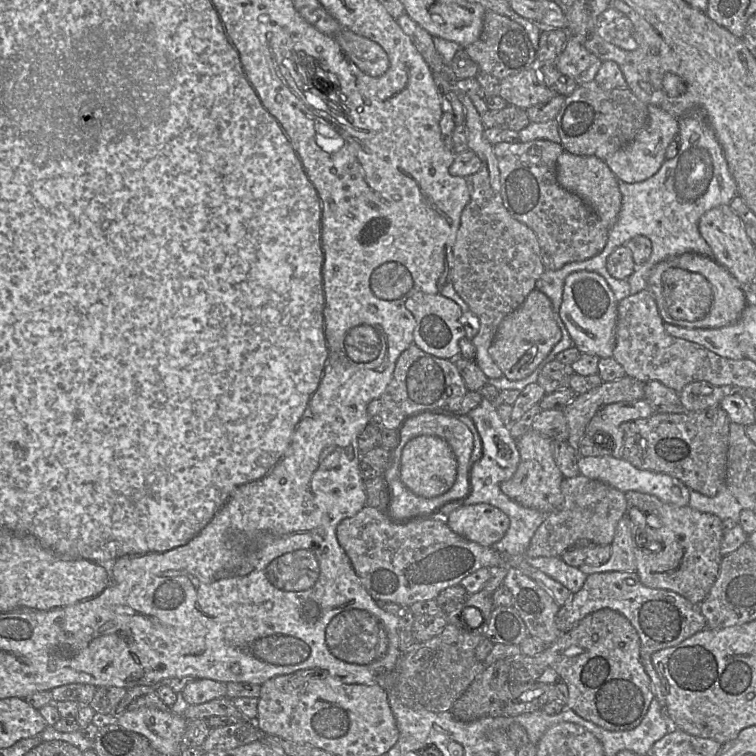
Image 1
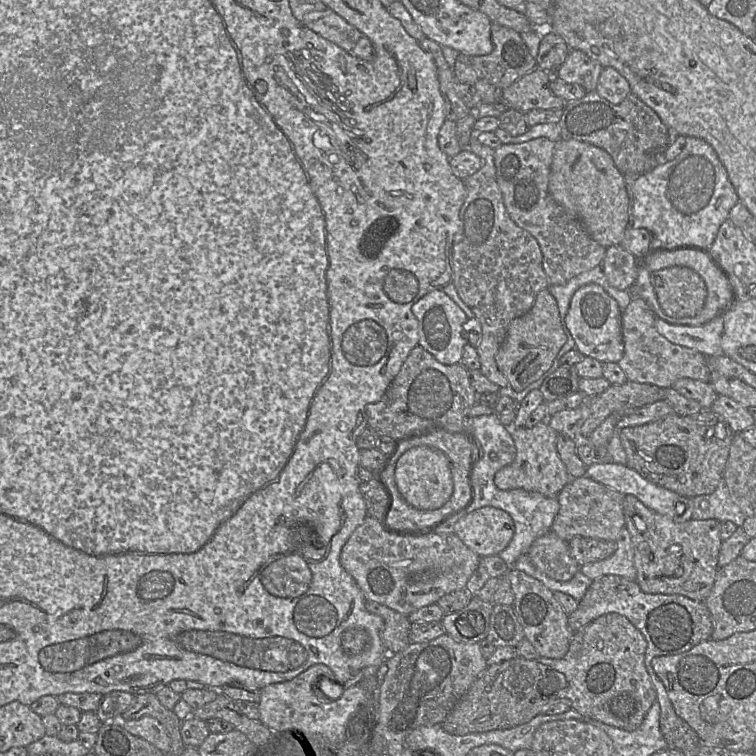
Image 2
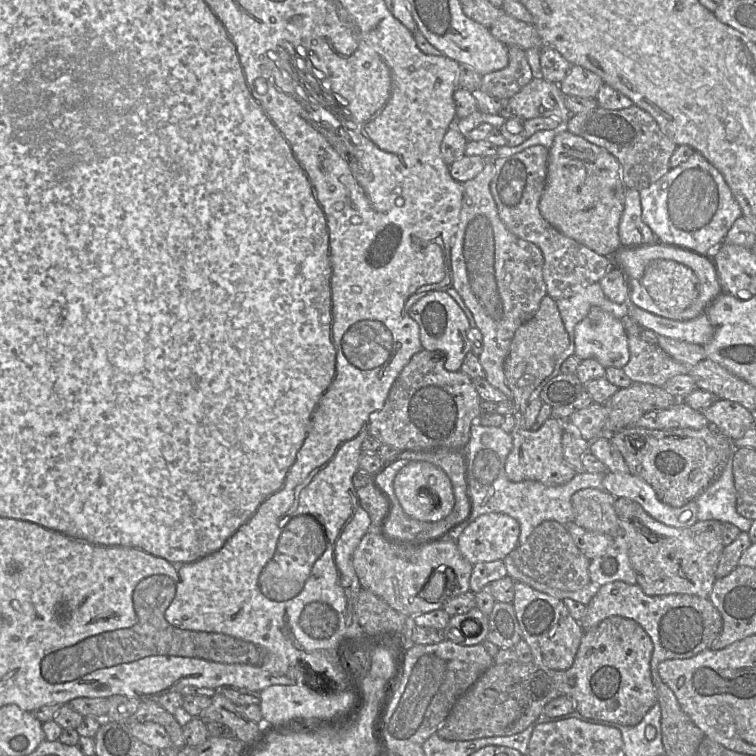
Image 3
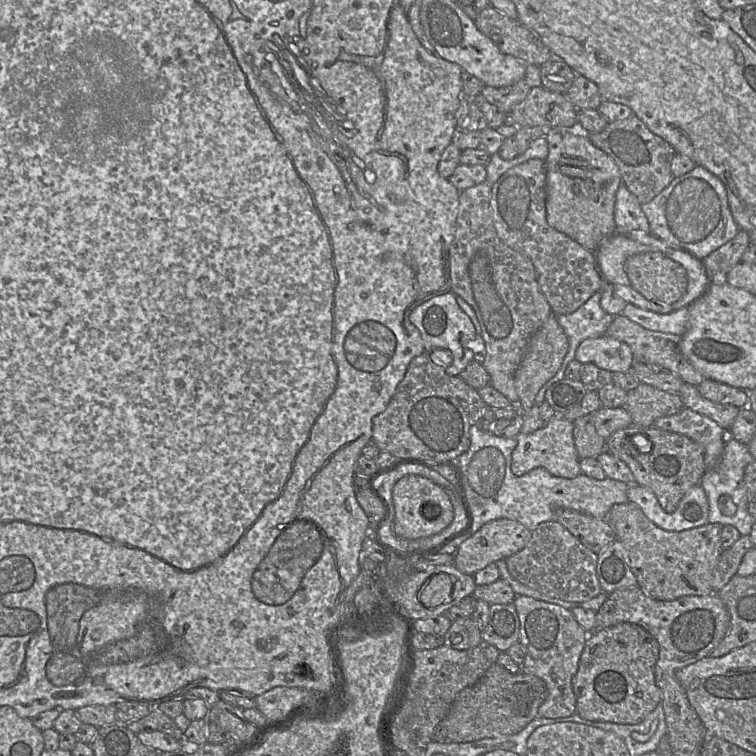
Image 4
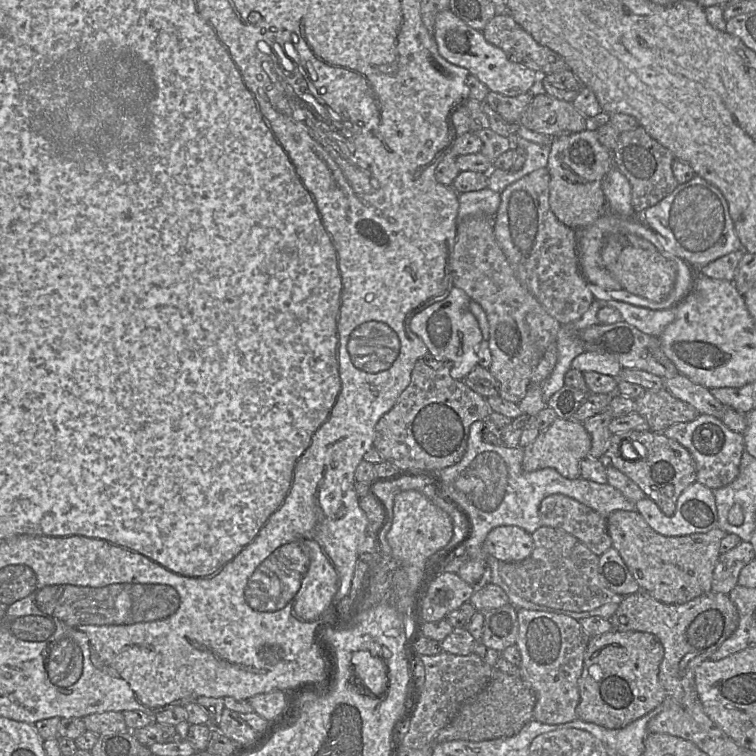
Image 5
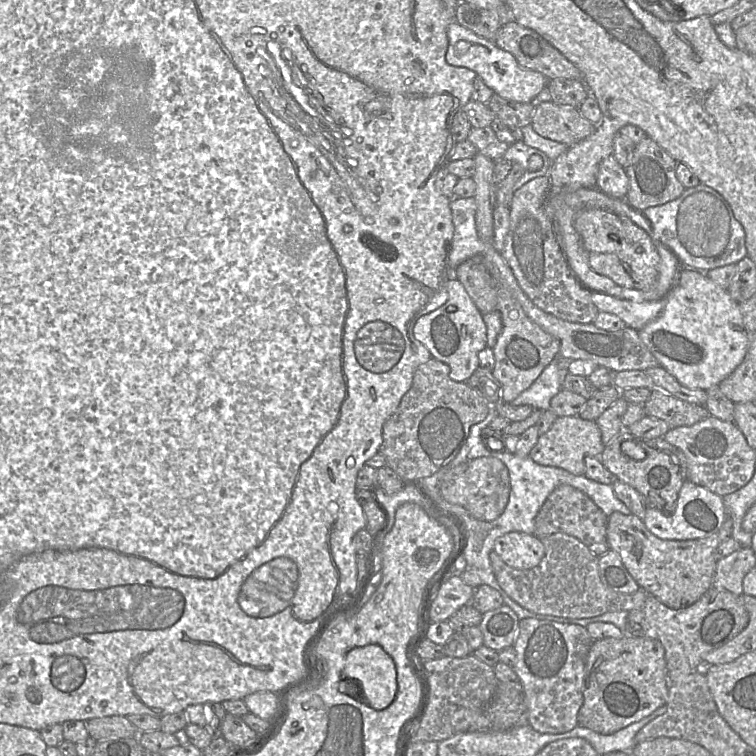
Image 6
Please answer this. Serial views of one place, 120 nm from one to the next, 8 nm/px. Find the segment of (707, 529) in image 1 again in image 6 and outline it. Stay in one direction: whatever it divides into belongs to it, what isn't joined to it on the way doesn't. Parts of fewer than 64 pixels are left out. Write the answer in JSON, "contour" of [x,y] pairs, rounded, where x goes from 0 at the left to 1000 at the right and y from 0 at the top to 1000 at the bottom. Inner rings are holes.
{"contour":[[[817,676],[804,683],[803,717],[816,730],[847,779],[870,791],[877,799],[890,806],[902,806],[918,799],[943,775],[947,757],[947,728],[959,714],[968,710],[970,689],[960,684],[952,700],[944,706],[914,714],[878,714],[861,705],[852,690],[839,680],[825,681]]]}

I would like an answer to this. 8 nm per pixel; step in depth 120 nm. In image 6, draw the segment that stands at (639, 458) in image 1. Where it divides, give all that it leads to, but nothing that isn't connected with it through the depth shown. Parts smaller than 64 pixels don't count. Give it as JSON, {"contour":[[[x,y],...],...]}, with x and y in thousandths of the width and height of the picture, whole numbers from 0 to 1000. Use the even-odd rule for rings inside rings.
{"contour":[[[823,569],[802,590],[794,603],[796,614],[813,634],[817,634],[847,651],[860,671],[878,680],[889,680],[902,642],[910,635],[909,607],[896,591],[884,586],[878,578],[853,582],[839,577],[829,569]],[[827,583],[839,585],[853,597],[849,608],[837,608],[824,602],[821,587]]]}

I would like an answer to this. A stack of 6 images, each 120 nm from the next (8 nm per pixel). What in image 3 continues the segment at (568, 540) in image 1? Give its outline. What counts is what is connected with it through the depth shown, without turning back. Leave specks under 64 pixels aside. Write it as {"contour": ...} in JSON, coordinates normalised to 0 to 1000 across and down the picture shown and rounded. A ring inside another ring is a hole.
{"contour":[[[772,646],[755,657],[759,692],[765,696],[802,708],[820,705],[820,694],[813,677],[813,663],[800,647]]]}

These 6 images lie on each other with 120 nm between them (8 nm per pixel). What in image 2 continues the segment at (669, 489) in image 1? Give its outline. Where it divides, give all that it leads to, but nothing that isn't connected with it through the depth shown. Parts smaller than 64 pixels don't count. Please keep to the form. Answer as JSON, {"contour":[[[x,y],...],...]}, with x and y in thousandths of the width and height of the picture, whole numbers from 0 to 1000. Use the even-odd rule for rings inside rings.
{"contour":[[[812,611],[787,612],[776,618],[775,628],[825,655],[839,655],[861,675],[881,683],[893,690],[897,689],[890,687],[890,684],[902,680],[911,667],[910,659],[860,638],[831,615]]]}

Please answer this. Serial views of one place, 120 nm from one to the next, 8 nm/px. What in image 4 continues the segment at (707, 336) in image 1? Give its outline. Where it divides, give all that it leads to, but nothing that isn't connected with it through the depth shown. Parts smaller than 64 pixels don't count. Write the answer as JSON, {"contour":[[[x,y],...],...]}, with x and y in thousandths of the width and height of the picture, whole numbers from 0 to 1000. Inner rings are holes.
{"contour":[[[829,401],[823,411],[823,417],[857,437],[896,444],[902,444],[907,439],[911,425],[909,406],[882,415],[873,415]]]}

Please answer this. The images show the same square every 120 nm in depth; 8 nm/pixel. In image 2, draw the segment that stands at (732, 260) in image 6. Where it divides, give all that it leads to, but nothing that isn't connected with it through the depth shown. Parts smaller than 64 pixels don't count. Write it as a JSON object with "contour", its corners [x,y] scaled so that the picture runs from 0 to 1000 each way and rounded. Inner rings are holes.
{"contour":[[[910,180],[903,200],[890,212],[870,217],[836,241],[837,265],[832,262],[832,299],[853,302],[862,311],[861,331],[921,327],[938,331],[952,298],[964,288],[976,257],[944,196],[933,185]]]}

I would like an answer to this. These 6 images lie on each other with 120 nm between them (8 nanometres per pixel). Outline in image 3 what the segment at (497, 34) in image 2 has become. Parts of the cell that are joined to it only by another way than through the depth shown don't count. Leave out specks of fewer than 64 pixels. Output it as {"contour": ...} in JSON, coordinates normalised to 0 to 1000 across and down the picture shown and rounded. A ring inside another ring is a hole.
{"contour":[[[684,61],[672,62],[672,86],[638,99],[635,119],[661,131],[675,131],[704,104],[702,89],[693,66]]]}

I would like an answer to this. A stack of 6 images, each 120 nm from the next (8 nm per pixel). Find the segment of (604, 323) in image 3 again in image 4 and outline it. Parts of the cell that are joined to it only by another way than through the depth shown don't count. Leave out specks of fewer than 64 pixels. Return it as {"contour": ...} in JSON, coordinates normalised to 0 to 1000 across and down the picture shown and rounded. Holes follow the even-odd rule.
{"contour":[[[803,443],[771,450],[762,463],[761,476],[807,492],[835,491],[839,480],[833,459]]]}

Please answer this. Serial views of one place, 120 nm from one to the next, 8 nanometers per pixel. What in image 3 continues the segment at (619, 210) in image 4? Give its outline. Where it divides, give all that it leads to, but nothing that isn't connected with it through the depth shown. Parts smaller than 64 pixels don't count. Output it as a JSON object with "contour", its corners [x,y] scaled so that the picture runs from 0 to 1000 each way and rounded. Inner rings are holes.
{"contour":[[[828,250],[825,278],[817,302],[821,325],[839,327],[869,319],[864,306],[851,294],[848,280],[845,253]]]}

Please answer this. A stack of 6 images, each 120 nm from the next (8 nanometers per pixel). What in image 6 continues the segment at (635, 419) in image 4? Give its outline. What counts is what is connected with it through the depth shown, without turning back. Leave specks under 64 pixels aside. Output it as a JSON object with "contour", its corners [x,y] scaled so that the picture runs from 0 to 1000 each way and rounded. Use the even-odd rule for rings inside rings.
{"contour":[[[873,515],[860,516],[860,525],[851,534],[854,549],[880,557],[886,567],[918,562],[939,549],[930,536],[910,533]]]}

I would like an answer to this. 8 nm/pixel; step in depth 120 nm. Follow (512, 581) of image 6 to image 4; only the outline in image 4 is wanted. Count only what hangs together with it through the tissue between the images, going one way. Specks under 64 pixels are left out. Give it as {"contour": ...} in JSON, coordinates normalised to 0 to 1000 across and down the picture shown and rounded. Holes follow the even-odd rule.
{"contour":[[[735,688],[714,692],[697,721],[669,741],[676,762],[694,775],[749,796],[770,798],[796,783],[790,762],[791,733],[772,722]]]}

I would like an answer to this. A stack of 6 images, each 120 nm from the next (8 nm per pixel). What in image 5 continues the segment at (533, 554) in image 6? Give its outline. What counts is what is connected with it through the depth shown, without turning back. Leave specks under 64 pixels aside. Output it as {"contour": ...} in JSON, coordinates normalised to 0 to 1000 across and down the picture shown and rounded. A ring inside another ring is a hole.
{"contour":[[[667,694],[652,698],[638,724],[661,743],[685,743],[702,734],[706,717],[702,706],[687,696]]]}

